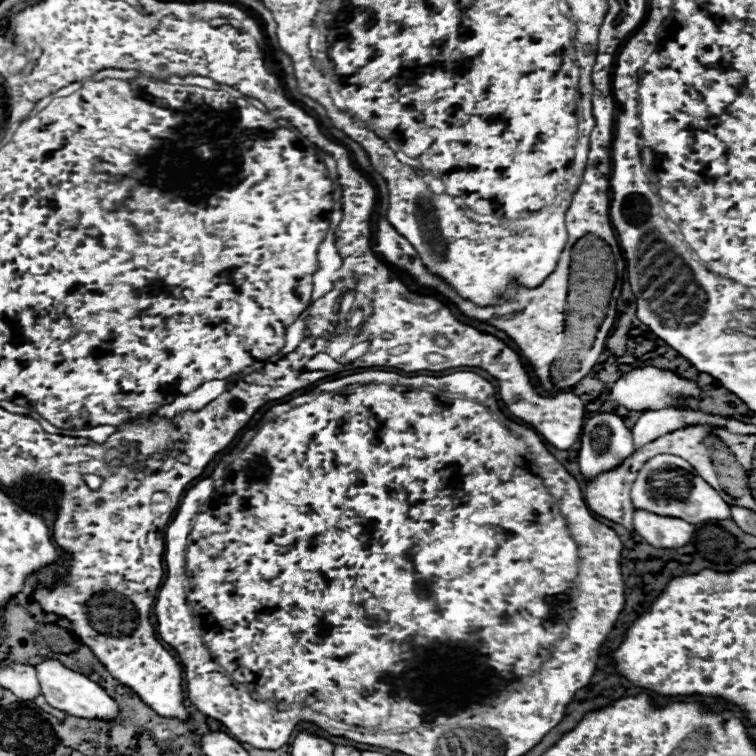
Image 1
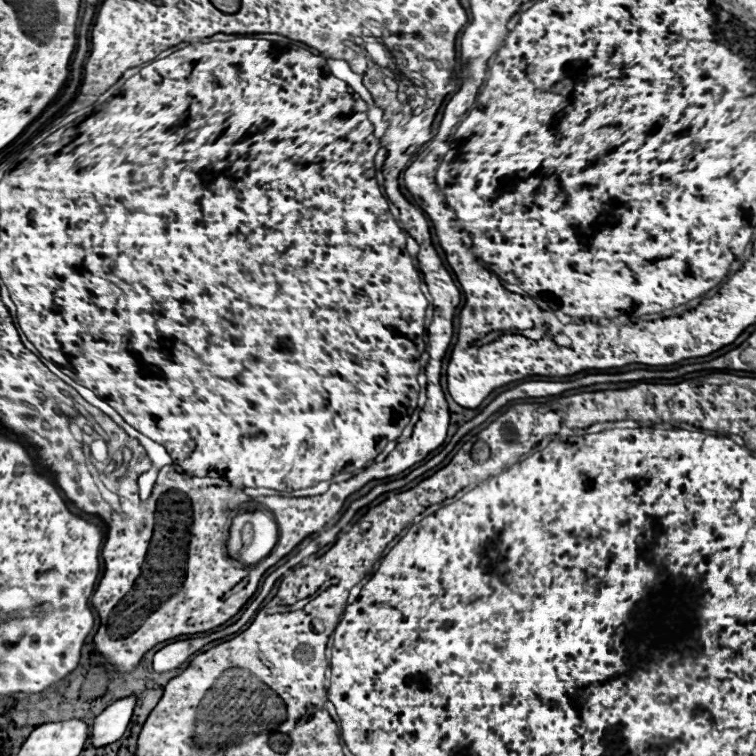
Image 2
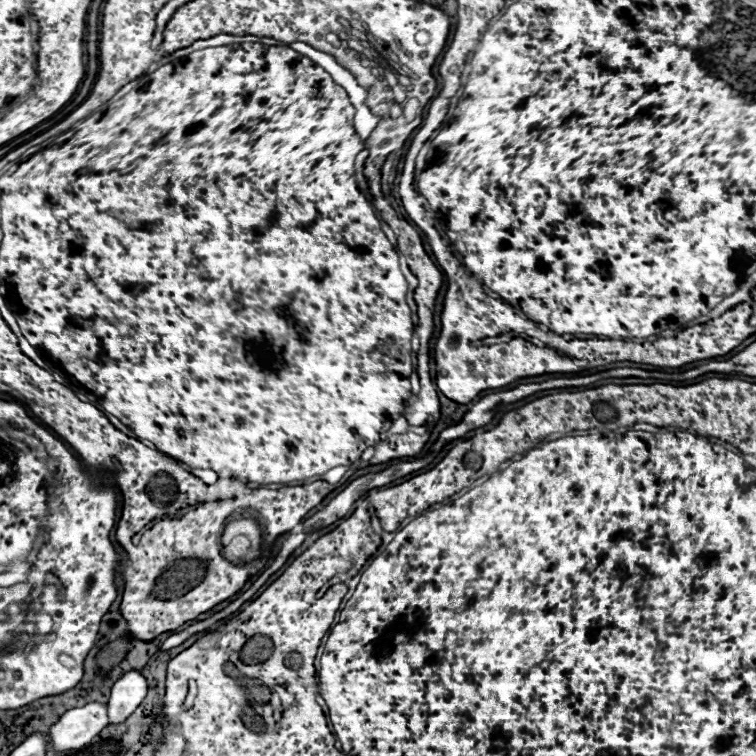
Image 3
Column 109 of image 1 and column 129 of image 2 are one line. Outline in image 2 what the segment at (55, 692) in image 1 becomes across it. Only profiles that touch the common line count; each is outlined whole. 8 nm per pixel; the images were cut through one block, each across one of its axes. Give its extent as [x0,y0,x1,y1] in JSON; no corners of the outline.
[92,694,136,748]

